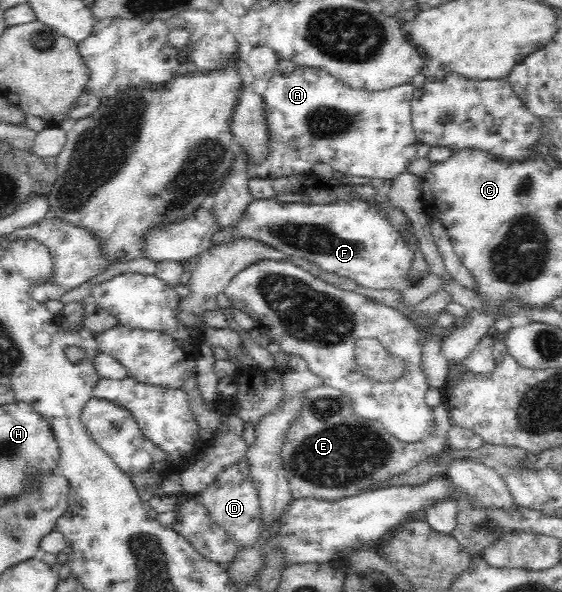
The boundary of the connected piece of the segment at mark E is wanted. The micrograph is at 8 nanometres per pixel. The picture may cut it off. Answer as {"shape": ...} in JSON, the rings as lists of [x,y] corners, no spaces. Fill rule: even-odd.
{"shape":[[[330,386],[302,391],[299,401],[299,413],[287,426],[278,451],[293,498],[332,500],[354,496],[372,486],[384,486],[416,468],[424,458],[436,457],[448,450],[451,424],[443,403],[431,407],[433,431],[418,442],[404,443],[390,436],[377,422],[356,418],[348,397]]]}

